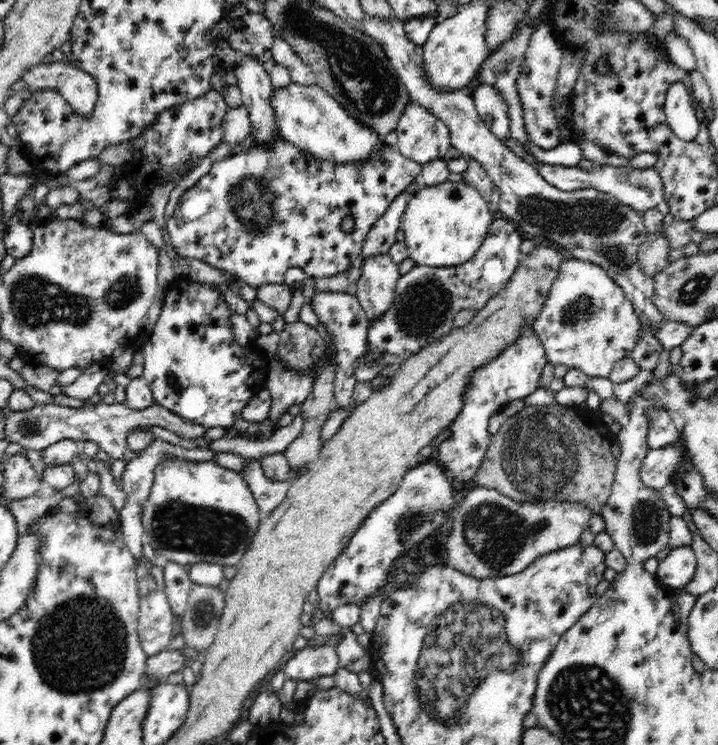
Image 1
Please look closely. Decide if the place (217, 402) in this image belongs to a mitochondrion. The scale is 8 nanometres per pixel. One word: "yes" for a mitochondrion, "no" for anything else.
no

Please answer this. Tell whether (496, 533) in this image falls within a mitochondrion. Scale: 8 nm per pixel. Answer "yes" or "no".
yes

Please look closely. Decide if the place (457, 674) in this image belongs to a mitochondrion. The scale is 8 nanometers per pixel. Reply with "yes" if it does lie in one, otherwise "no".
yes

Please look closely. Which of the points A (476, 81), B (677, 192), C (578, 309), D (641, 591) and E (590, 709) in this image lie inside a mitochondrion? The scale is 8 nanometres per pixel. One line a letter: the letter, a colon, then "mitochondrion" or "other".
A: other
B: other
C: mitochondrion
D: other
E: mitochondrion

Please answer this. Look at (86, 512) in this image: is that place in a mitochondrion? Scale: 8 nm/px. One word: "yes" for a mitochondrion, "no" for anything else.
no

